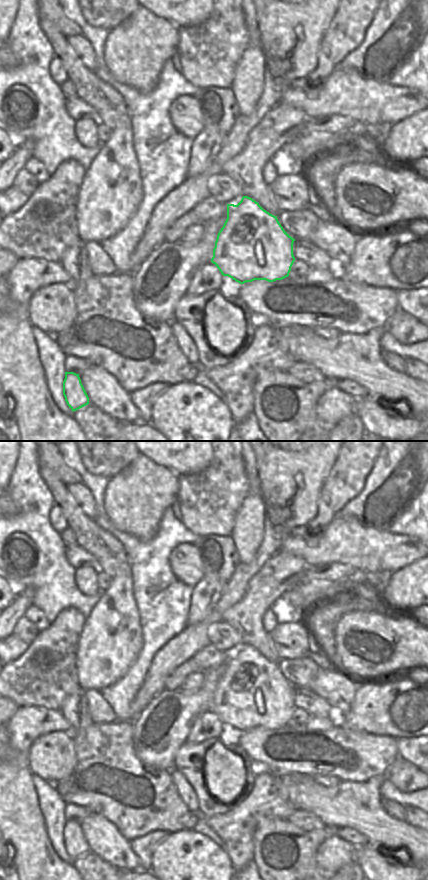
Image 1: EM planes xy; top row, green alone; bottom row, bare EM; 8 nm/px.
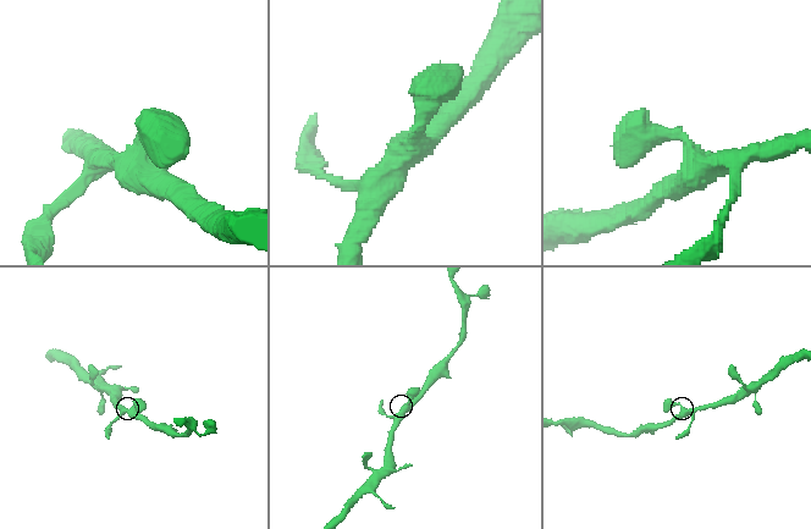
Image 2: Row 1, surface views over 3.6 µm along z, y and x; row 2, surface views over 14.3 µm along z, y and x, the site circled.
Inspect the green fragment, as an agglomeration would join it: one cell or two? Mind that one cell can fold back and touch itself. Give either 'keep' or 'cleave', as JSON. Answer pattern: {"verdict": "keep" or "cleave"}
{"verdict": "keep"}

